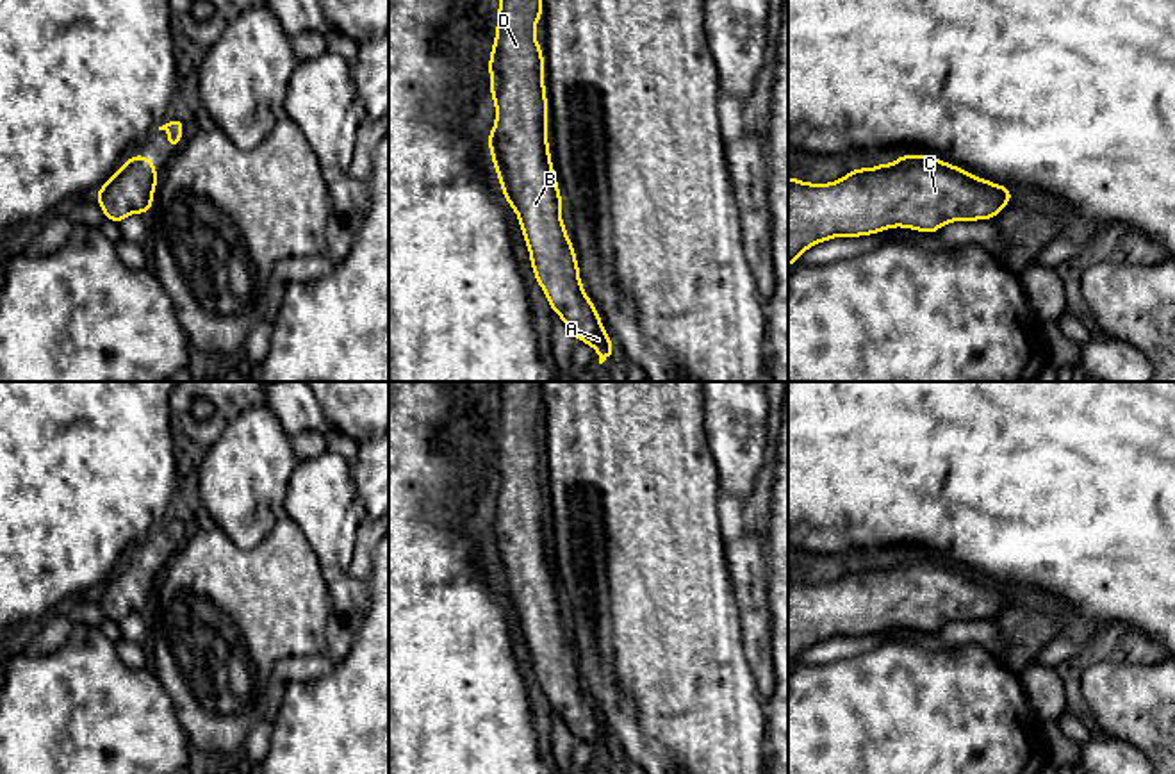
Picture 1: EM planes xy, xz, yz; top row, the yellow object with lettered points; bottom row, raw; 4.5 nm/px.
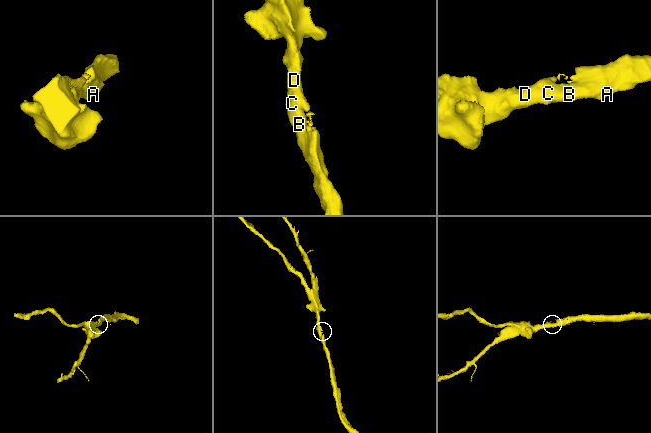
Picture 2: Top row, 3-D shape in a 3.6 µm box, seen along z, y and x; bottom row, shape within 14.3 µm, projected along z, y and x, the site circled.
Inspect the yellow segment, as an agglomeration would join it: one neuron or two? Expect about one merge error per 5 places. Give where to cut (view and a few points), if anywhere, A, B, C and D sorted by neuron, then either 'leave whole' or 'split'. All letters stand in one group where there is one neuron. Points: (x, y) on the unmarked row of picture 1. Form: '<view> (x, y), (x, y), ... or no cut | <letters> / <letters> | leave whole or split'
no cut | A B C D | leave whole

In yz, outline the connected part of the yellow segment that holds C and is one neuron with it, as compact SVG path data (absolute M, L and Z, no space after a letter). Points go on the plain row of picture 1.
M897 555L893 565L883 560L872 569L856 565L840 580L827 583L811 583L788 576L788 667L792 667L808 647L833 637L872 635L893 626L934 633L952 621L991 621L1011 599L1011 587L974 576L959 565L947 564L931 555Z

